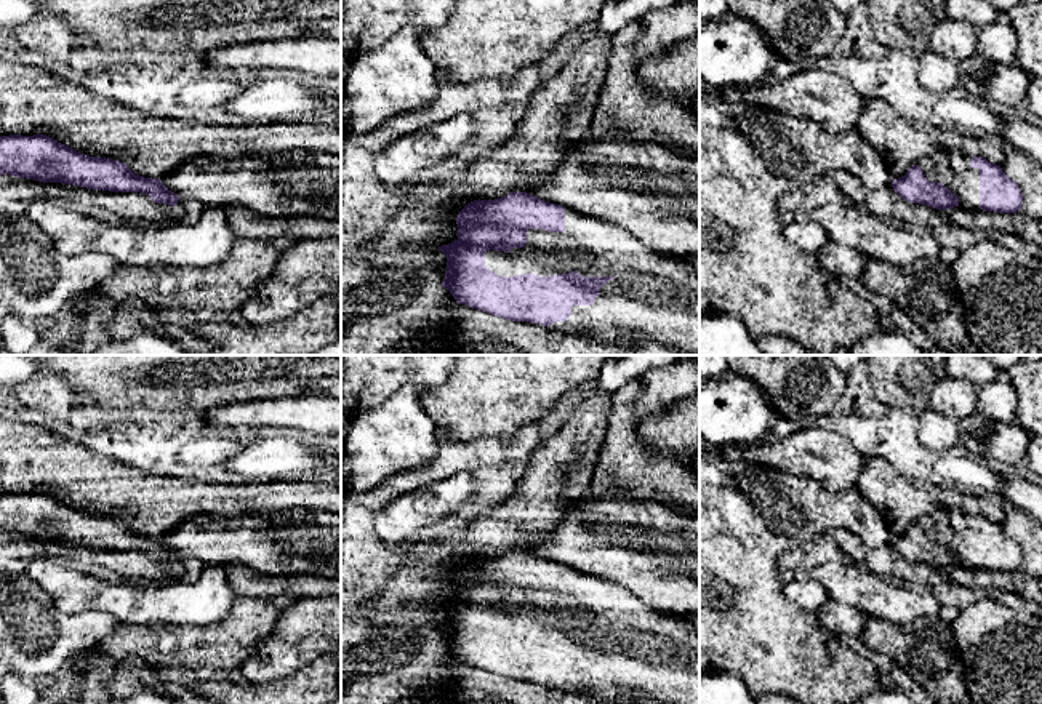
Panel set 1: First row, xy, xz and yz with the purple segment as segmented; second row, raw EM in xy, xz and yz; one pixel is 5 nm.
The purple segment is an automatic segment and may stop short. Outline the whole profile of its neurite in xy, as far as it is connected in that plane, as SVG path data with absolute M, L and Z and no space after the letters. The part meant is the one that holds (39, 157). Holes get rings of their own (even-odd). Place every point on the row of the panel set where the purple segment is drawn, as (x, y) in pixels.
M45 134L0 136L0 176L61 182L93 190L141 192L155 203L176 206L179 197L160 179L134 174L112 158L90 157Z

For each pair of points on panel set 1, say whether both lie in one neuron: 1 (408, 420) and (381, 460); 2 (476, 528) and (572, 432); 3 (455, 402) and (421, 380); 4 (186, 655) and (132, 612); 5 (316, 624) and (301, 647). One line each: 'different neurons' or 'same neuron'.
1: same neuron
2: same neuron
3: different neurons
4: different neurons
5: same neuron

